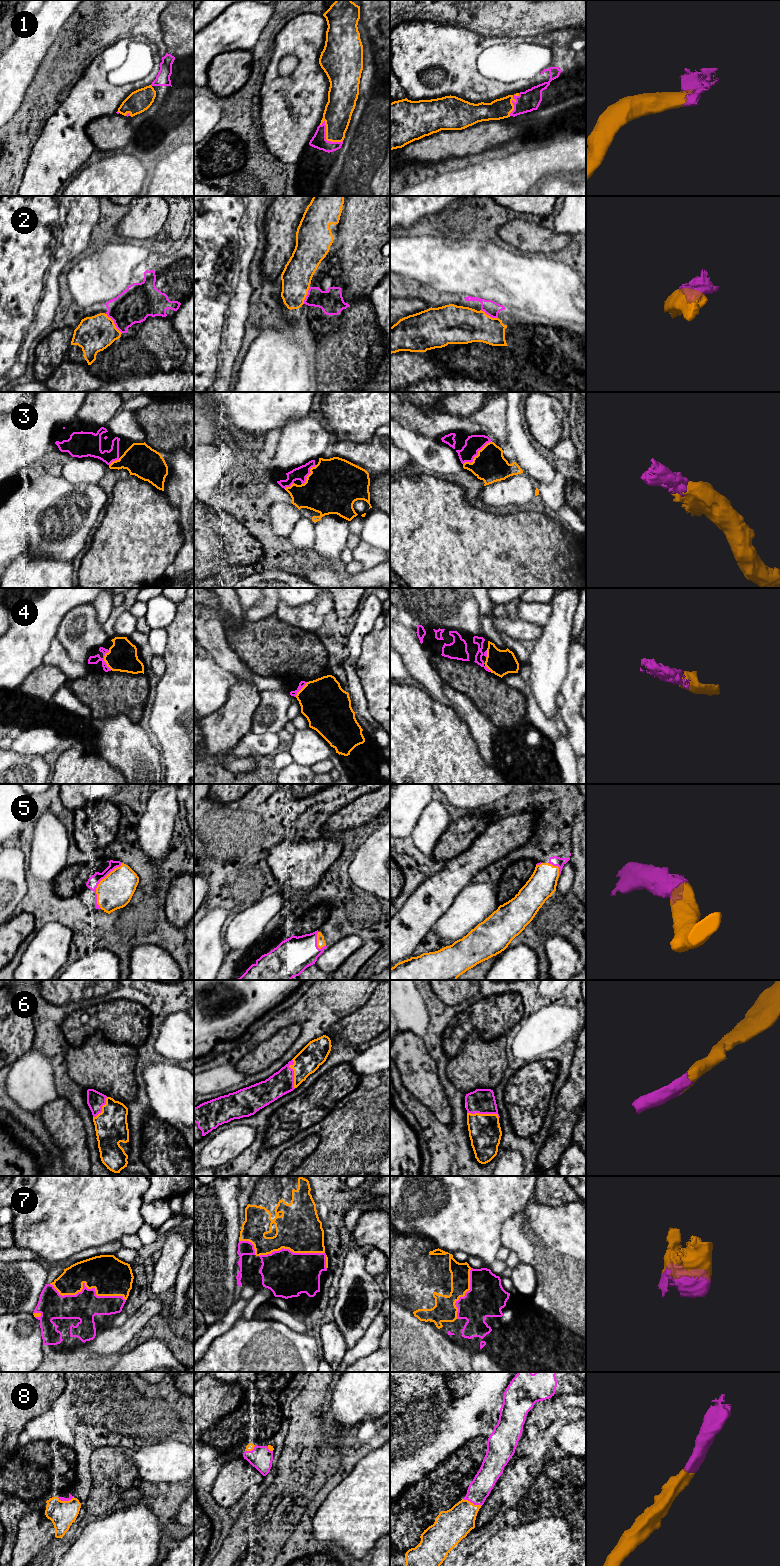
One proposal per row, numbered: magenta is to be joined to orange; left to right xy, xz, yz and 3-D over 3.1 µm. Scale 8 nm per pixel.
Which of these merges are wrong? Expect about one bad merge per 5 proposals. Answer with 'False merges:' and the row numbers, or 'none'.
False merges: 2

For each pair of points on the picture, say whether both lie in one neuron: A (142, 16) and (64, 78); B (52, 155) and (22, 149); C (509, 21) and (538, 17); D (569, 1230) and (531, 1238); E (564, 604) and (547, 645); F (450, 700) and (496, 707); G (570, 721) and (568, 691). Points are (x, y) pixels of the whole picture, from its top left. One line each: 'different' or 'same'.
A: same
B: different
C: same
D: same
E: same
F: different
G: same

